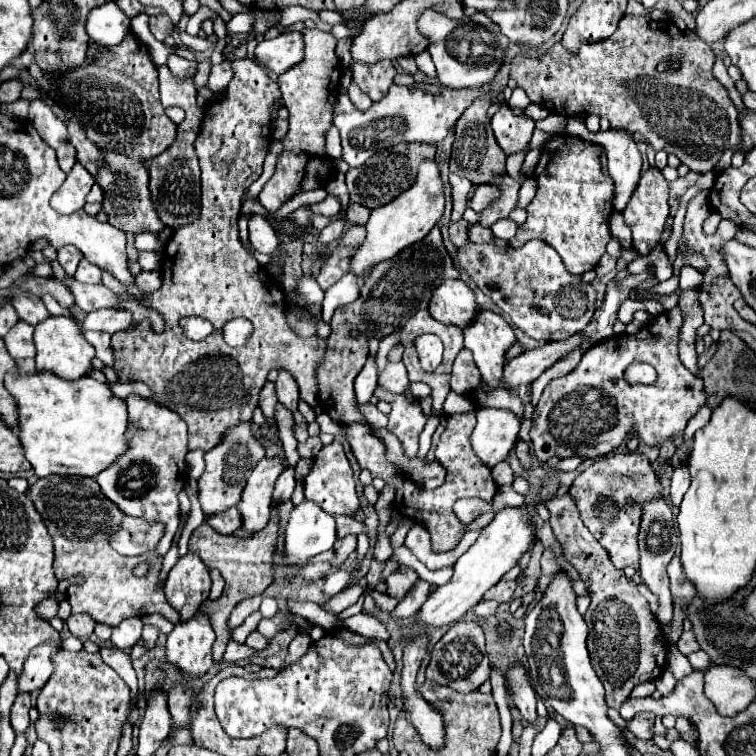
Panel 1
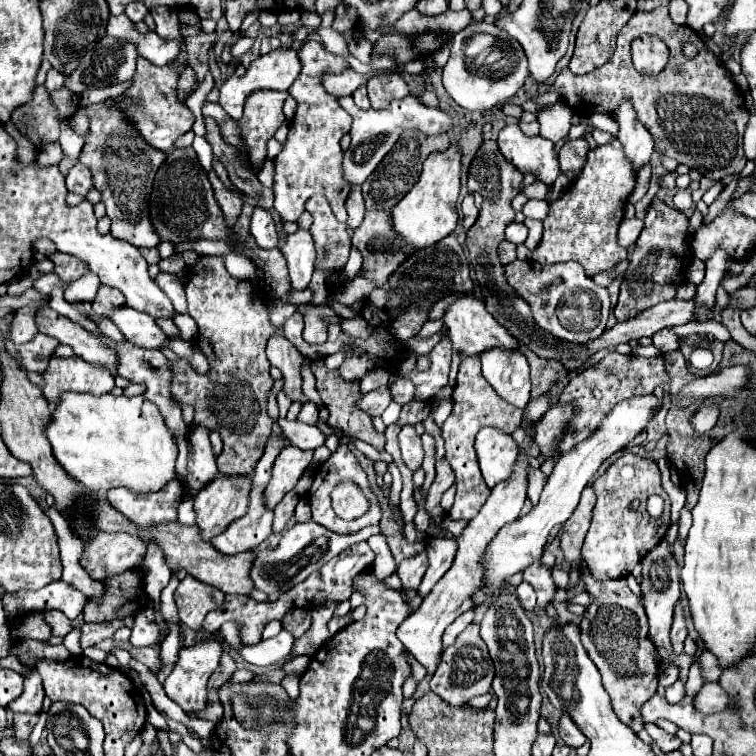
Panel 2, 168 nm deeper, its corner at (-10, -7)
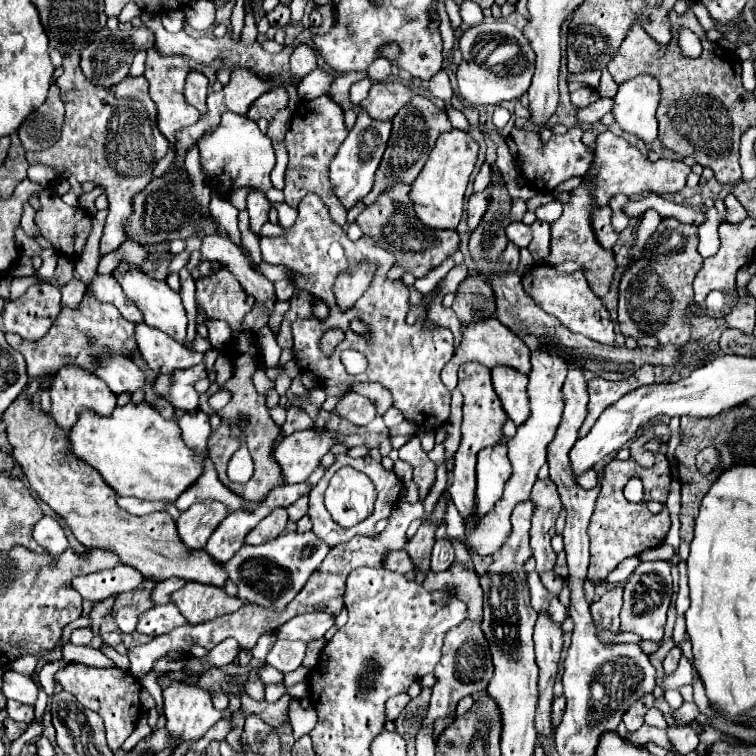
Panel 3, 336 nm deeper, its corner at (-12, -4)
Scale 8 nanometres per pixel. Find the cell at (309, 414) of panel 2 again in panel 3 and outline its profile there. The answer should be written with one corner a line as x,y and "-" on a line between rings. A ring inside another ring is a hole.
292,406
292,408
288,410
288,418
286,418
286,422
282,424
282,432
284,432
284,434
290,434
290,432
306,430
306,428
312,428
312,426
314,426
312,418
310,418
304,410

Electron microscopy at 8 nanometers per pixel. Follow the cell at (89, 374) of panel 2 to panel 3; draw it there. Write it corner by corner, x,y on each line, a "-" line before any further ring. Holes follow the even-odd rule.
74,366
62,368
60,374
56,374
50,386
50,398
52,398
52,418
66,432
72,428
72,424
76,424
82,410
92,410
100,416
110,416
112,410
116,408
116,394
104,384
104,380
100,380
94,374
86,374

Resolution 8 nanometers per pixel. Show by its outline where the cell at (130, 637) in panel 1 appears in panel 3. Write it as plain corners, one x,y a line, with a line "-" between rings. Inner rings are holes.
168,602
168,604
162,604
162,606
154,606
152,610
146,612
144,618
140,618
140,624
138,624
138,632
140,634
148,634
148,636
160,636
160,634
166,634
178,626
184,626
186,620
184,616
178,612
178,608

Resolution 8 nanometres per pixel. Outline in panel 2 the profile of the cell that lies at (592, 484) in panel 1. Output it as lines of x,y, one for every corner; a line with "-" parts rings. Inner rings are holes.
624,453
624,457
616,459
604,475
600,475
592,489
596,493
596,505
592,515
592,525
588,529
582,557
586,559
594,579
620,579
628,577
632,569
642,561
646,551
650,551
654,545
658,545
668,527
670,527
670,497
660,485
660,471
654,459
644,459
634,453
-
650,493
662,493
666,501
666,509
662,513
662,519
654,519
646,511
646,501
-
632,499
640,499
640,509
634,513
628,513
628,505

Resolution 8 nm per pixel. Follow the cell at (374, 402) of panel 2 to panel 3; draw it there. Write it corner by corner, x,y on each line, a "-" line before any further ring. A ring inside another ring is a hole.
348,392
346,396
340,398
334,412
340,418
344,418
344,420
356,424
356,426
366,426
368,422
374,420
376,406
366,396
360,396
356,392

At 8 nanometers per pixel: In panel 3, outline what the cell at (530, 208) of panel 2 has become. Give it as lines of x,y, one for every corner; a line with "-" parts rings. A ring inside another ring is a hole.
552,200
550,204
546,204
546,206
542,206
542,208
538,208
536,210
536,216
538,216
538,220
544,220
544,222
556,222
560,216
562,216
562,202
558,202
558,200

